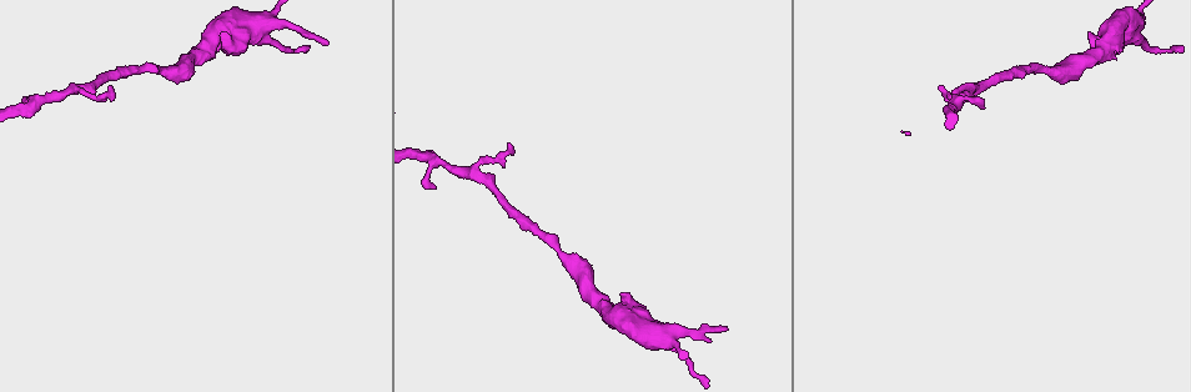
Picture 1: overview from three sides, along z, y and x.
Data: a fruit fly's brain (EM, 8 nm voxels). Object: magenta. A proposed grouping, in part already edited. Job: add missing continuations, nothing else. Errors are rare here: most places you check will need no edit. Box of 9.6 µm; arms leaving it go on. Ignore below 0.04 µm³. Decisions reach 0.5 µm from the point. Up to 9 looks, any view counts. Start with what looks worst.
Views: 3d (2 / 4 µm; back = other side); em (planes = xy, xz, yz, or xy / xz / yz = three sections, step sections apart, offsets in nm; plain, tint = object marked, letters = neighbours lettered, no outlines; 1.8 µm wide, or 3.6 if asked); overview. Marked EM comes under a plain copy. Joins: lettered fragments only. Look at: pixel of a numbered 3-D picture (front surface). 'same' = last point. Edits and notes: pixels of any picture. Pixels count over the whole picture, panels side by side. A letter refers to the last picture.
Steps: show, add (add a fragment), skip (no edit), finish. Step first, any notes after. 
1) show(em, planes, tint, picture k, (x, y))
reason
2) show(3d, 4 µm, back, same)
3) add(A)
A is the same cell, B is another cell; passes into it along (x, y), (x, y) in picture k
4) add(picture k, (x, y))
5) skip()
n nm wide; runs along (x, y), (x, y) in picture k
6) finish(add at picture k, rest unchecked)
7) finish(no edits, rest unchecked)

show(em, yz, step 8, letters, picture 1, (510, 144))
thin end

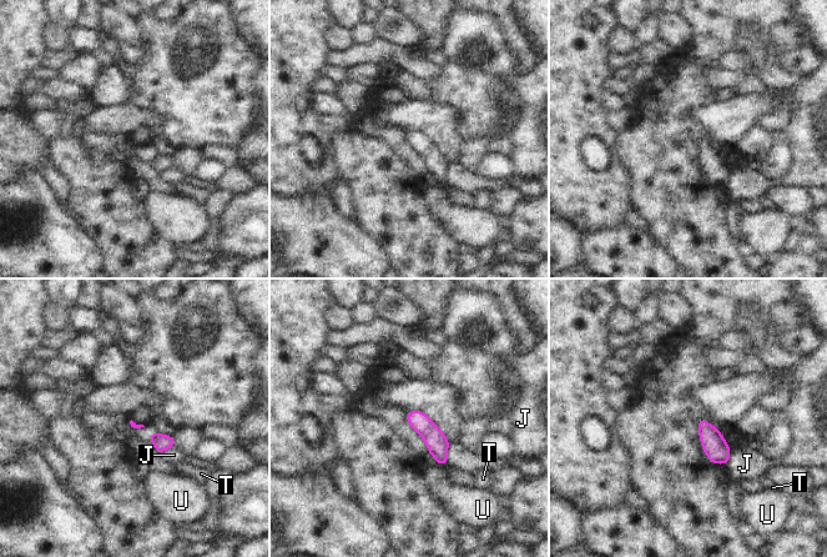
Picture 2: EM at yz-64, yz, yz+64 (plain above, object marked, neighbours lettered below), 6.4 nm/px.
skip()
J, T and U are other cells; border along (449, 443), (447, 462) in picture 2; no lettered fragment goes on from it

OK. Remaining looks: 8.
show(em, planes, letters, picture 1, (984, 106))
an open end

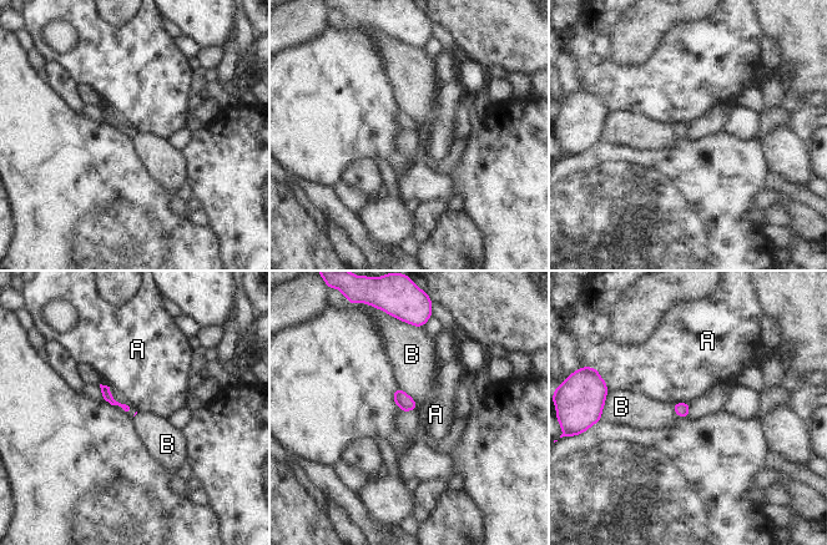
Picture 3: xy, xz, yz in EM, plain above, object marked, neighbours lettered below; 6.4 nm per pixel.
skip()
B touches over 150 nm; A and B are other cells; border along (689, 403), (674, 403), (671, 405) in picture 3; no lettered fragment goes on from it

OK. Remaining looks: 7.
show(em, planes, letters, picture 1, (327, 45))
tapers out

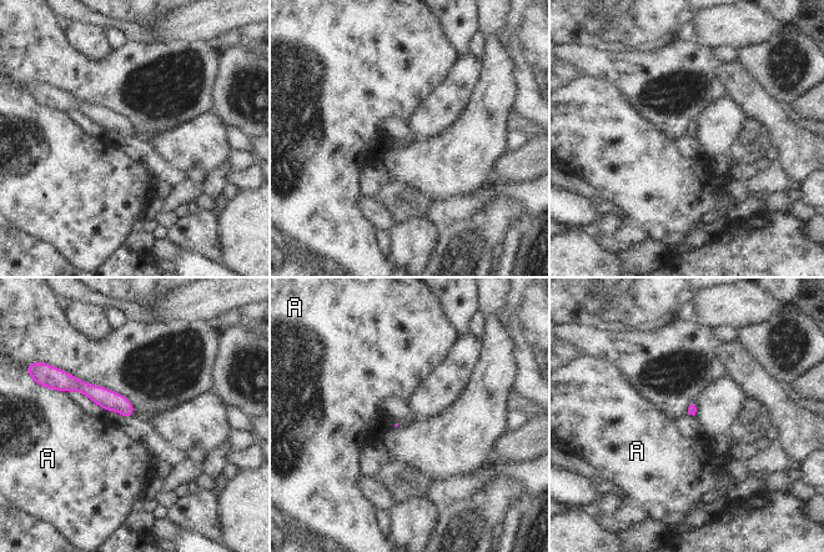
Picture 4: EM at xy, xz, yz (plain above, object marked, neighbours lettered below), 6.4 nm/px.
skip()
A touches over 120 nm; A is another cell; no lettered fragment goes on from it

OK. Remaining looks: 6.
show(em, yz, step 16, tint, picture 1, (563, 257))
thick turns thin

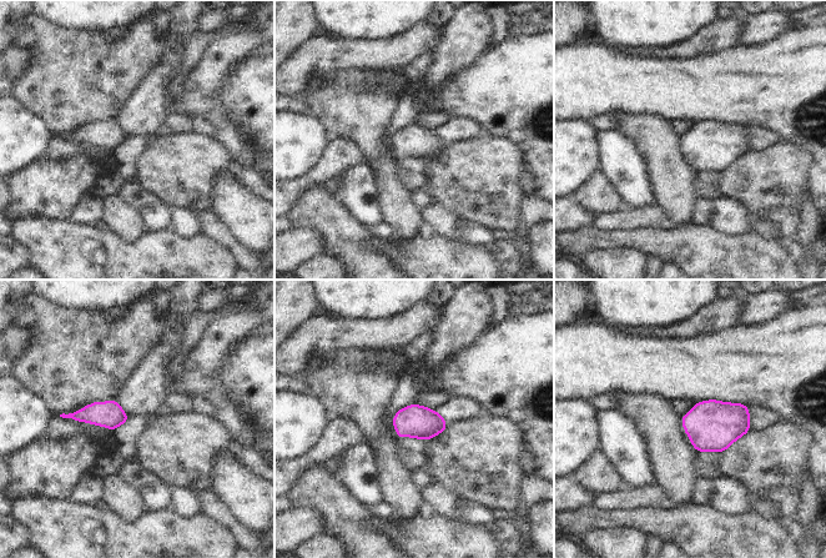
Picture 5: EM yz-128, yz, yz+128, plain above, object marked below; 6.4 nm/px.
show(em, planes, letters, same)
cut it another way

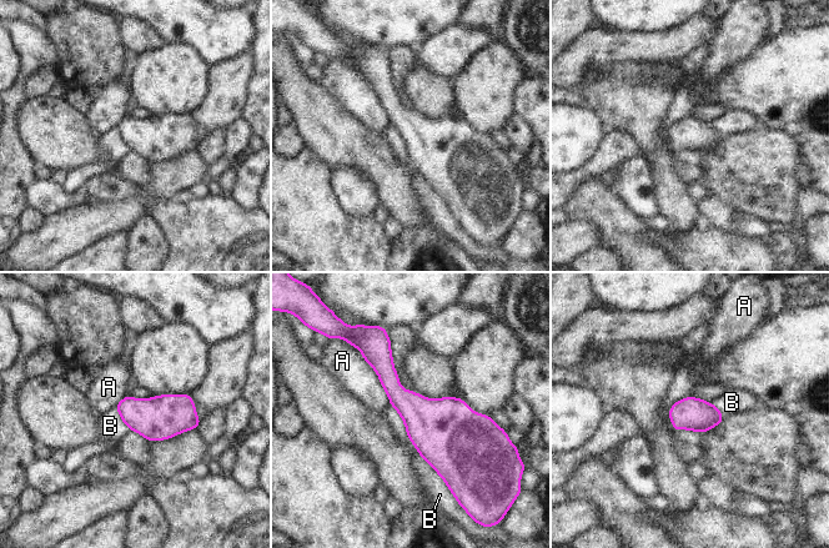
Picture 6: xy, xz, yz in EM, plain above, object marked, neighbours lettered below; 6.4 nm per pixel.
skip()
200 nm wide; A and B are other cells; border along (391, 405), (418, 455), (450, 489) in picture 6; no lettered fragment goes on from it

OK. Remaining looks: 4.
finish(no edits, rest unchecked)

